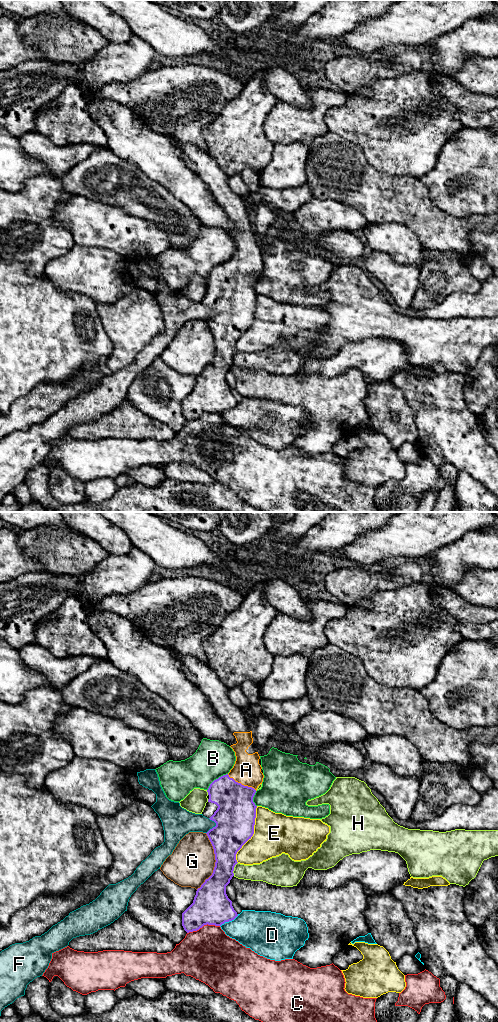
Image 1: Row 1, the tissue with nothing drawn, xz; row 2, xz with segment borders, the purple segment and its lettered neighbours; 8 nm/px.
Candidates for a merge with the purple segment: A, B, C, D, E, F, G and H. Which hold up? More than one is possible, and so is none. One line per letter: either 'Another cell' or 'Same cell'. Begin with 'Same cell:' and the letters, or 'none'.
Same cell: A
A: Same cell
B: Another cell
C: Another cell
D: Another cell
E: Another cell
F: Another cell
G: Another cell
H: Another cell

